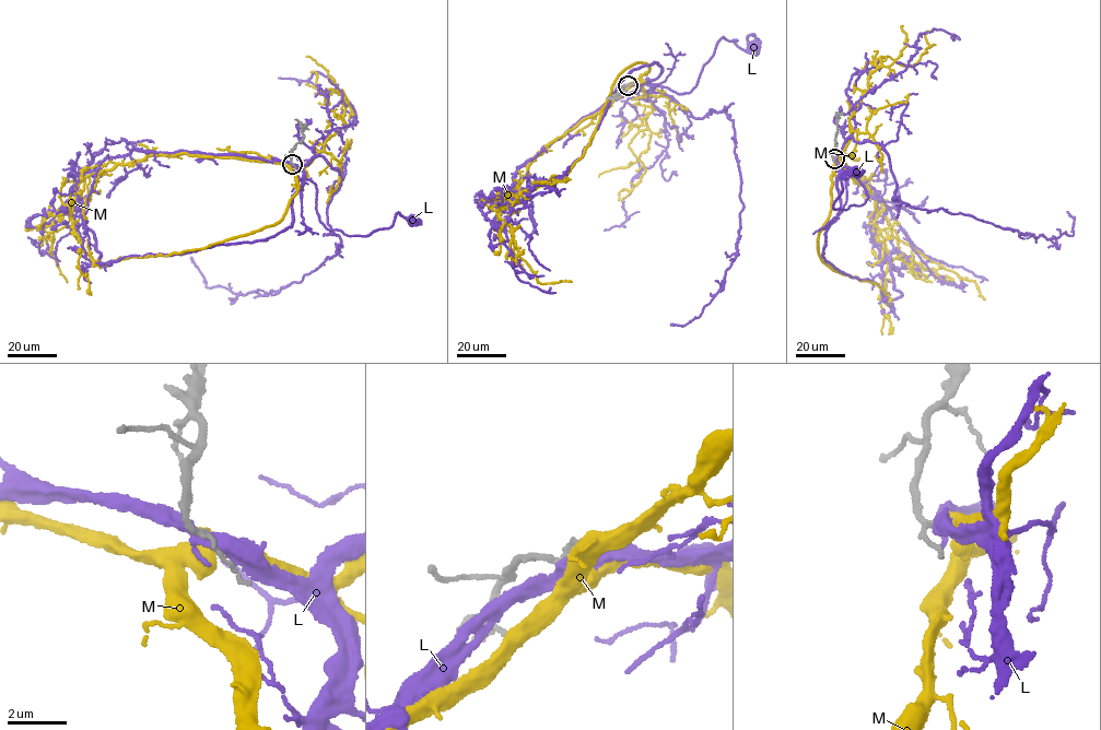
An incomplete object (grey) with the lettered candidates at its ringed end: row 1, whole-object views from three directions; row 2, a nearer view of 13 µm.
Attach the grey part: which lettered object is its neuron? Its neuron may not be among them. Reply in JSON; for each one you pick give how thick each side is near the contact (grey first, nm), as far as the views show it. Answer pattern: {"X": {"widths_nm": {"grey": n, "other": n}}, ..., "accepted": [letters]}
{"M": {"widths_nm": {"grey": 170, "other": 260}}, "accepted": ["M"]}

